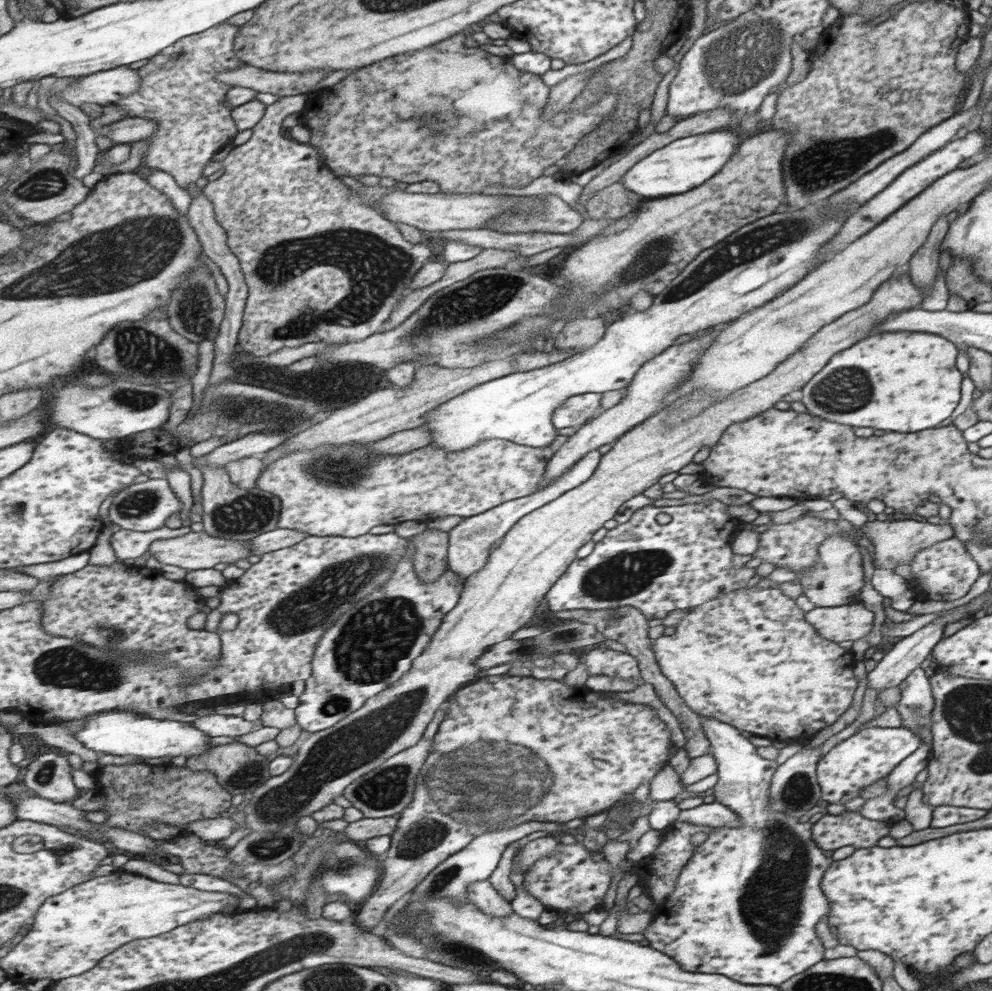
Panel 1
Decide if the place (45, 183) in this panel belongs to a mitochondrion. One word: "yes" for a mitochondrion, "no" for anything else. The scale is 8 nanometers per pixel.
yes

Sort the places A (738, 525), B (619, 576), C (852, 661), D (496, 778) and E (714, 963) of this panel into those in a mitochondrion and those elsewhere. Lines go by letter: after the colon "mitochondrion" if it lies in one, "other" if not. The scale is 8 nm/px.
A: other
B: mitochondrion
C: other
D: mitochondrion
E: other

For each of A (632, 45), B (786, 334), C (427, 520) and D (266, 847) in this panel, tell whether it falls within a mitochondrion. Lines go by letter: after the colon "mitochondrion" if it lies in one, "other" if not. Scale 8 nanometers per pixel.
A: other
B: other
C: other
D: mitochondrion

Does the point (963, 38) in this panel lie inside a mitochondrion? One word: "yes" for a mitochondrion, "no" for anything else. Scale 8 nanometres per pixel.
no

